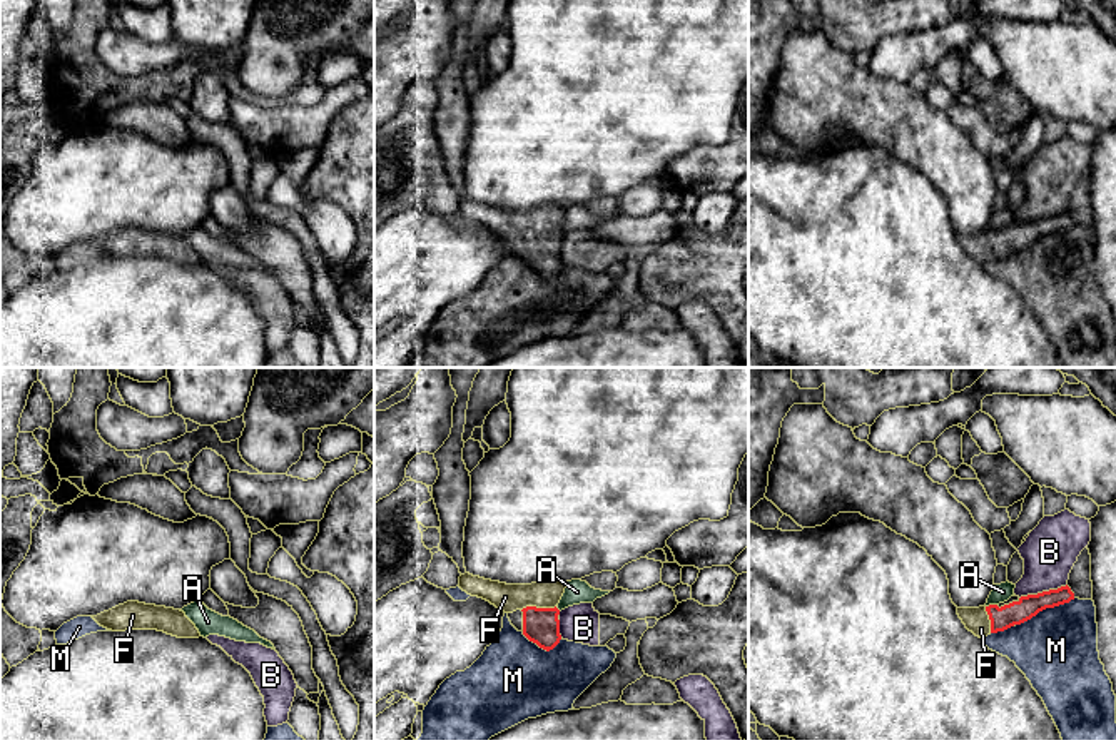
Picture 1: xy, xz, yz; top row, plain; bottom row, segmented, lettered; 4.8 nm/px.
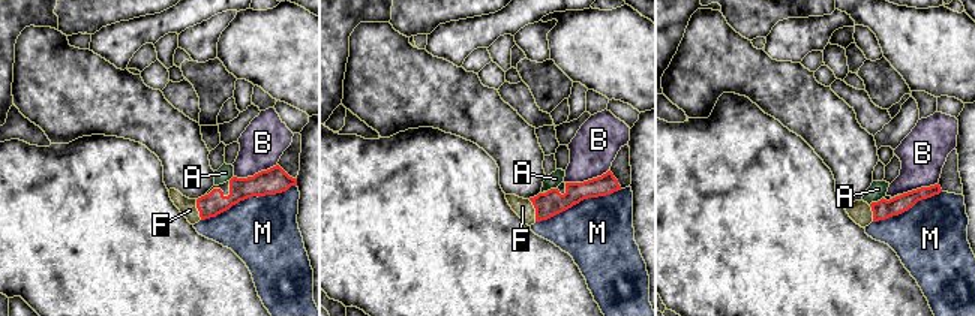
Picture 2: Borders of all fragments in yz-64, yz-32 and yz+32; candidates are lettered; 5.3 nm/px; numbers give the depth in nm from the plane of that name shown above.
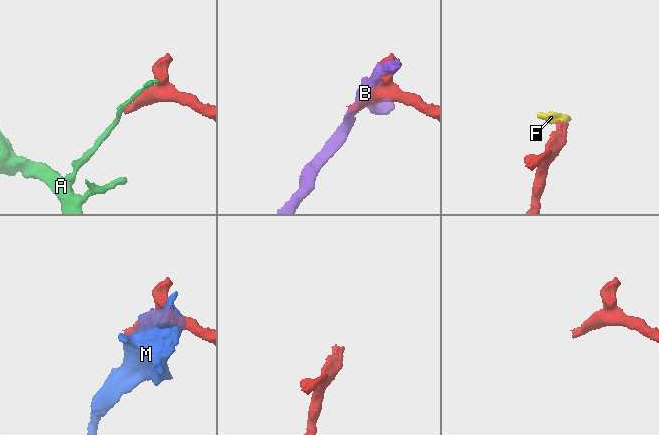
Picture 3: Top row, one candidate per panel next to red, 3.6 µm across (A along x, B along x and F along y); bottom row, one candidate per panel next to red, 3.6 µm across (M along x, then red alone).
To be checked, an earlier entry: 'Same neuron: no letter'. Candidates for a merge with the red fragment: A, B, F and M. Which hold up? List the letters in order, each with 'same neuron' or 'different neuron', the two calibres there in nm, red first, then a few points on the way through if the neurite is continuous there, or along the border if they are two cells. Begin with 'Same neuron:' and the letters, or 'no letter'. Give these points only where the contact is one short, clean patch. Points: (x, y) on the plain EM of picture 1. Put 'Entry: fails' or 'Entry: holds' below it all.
Same neuron: F
A: different neuron; calibres 110 and 90 nm
B: different neuron; calibres 110 and 260 nm
F: same neuron; calibres 180 and 140 nm; way xz (540, 251), (538, 234), (547, 219)
M: different neuron; calibres 110 and 380 nm
Entry: fails

